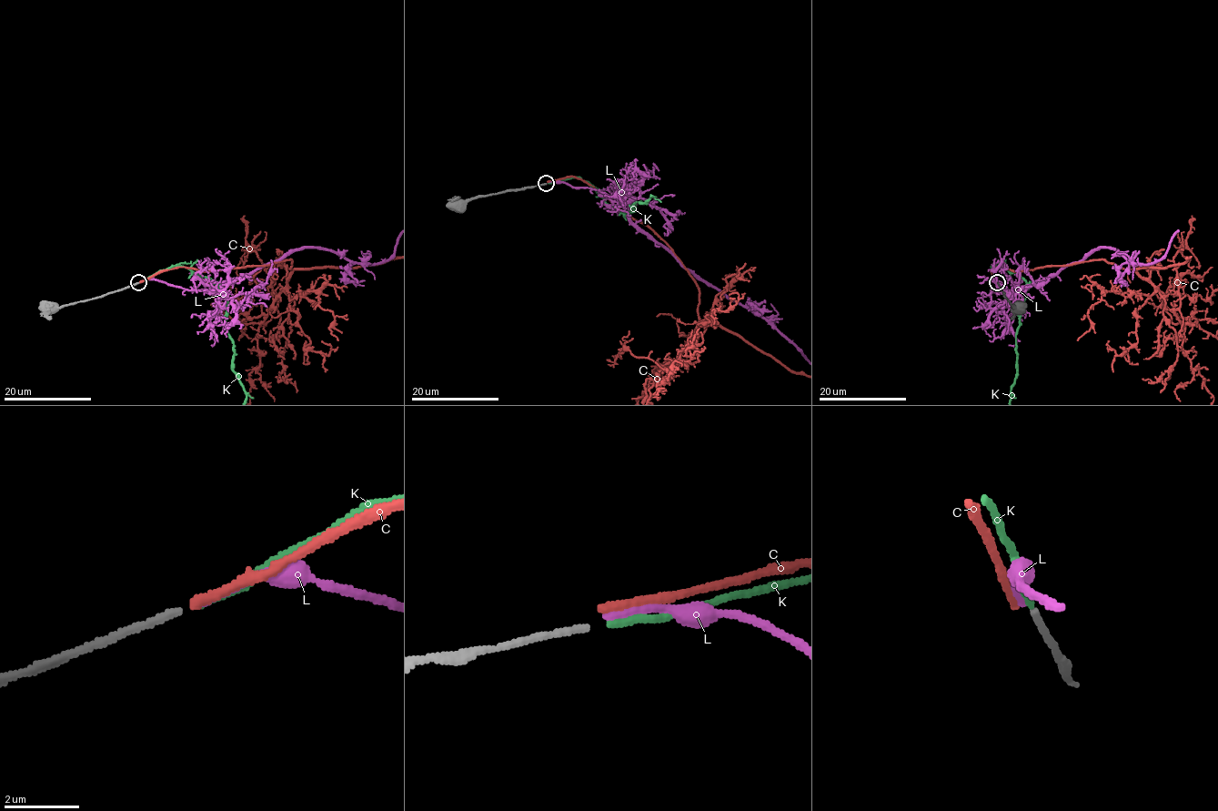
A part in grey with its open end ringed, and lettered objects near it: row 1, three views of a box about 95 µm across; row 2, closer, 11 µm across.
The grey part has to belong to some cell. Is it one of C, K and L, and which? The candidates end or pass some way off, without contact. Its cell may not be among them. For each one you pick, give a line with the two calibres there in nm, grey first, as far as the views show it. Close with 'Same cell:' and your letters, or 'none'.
K: 190 nm thick on the grey side, 200 nm on the other
Same cell: K

